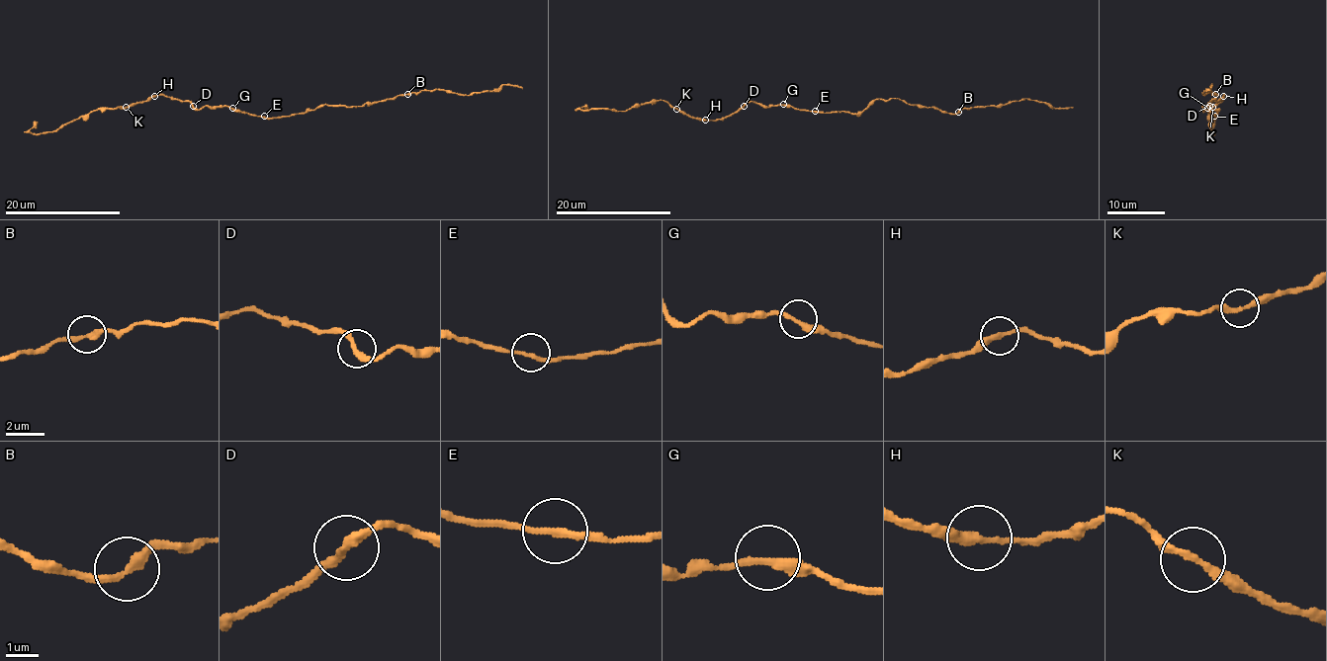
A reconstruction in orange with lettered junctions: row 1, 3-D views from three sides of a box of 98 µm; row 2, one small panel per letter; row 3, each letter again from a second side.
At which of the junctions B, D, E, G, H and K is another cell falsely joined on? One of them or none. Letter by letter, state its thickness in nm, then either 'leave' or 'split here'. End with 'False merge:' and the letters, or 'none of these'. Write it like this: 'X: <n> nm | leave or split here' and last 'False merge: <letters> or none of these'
B: 280 nm | leave
D: 280 nm | leave
E: 200 nm | leave
G: 280 nm | leave
H: 280 nm | leave
K: 240 nm | leave
False merge: none of these

